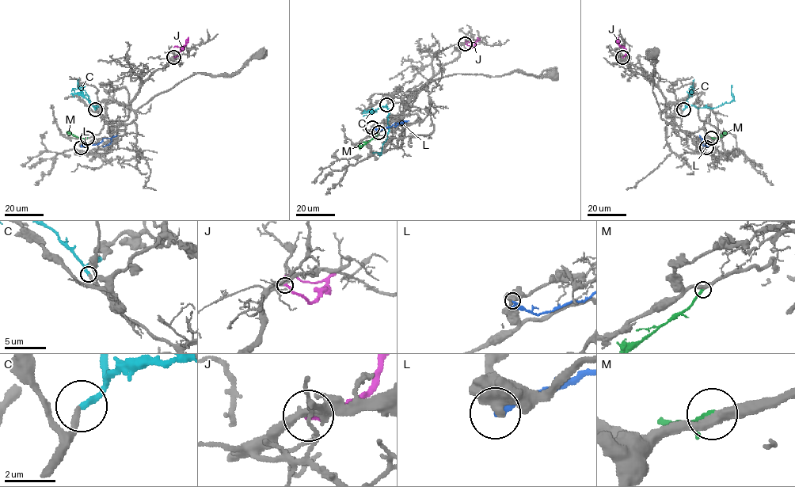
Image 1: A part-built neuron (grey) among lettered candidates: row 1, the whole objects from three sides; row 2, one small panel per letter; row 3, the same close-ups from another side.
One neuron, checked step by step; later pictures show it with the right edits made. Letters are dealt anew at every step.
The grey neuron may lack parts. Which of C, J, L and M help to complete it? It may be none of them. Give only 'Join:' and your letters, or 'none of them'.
Join: C

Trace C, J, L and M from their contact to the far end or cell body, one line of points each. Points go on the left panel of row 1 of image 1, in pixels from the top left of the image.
C: (95, 109), (97, 105), (96, 108), (90, 103), (81, 85)
J: (173, 57), (179, 54), (188, 37)
L: (81, 147), (98, 144), (104, 138), (110, 138), (112, 141), (102, 146)
M: (87, 137), (80, 138), (67, 131)

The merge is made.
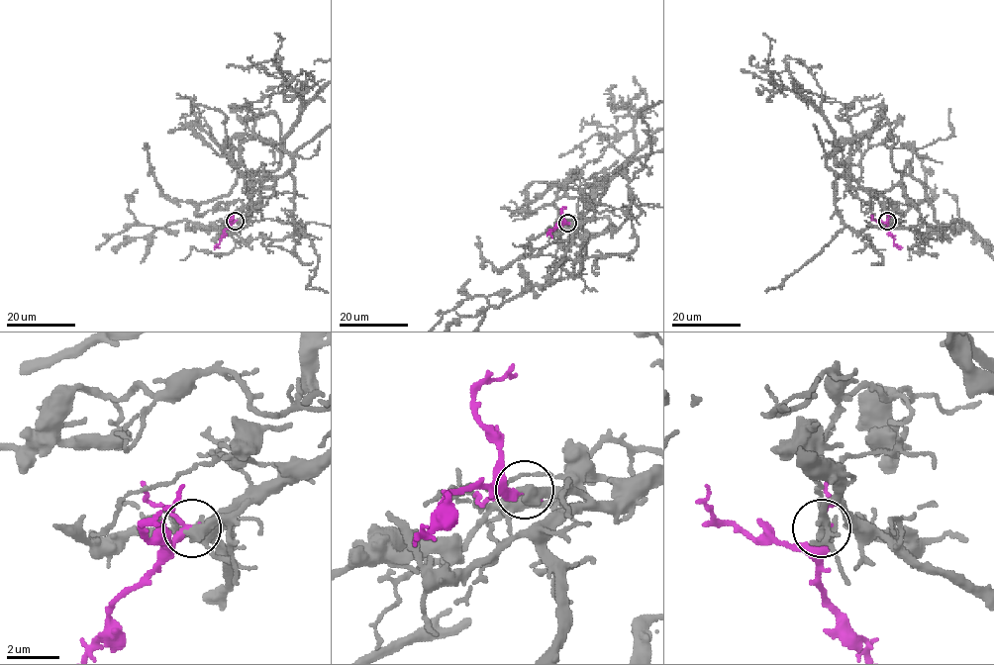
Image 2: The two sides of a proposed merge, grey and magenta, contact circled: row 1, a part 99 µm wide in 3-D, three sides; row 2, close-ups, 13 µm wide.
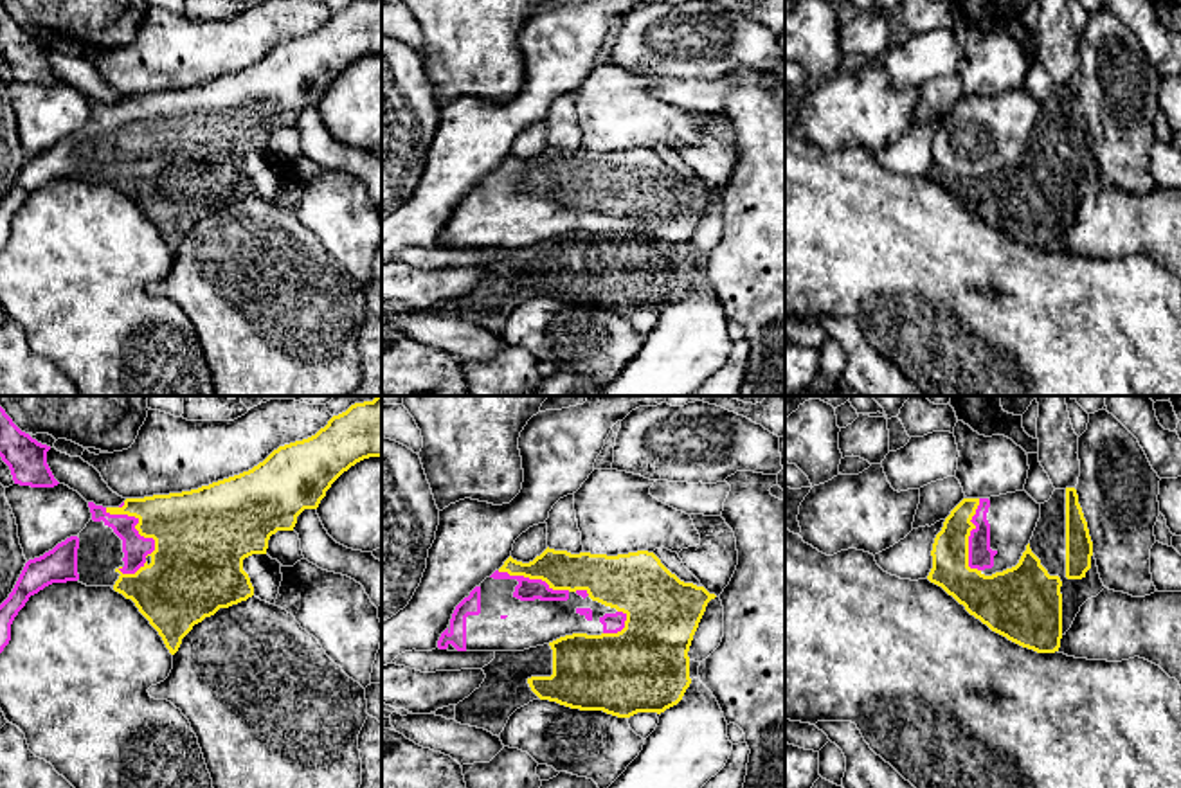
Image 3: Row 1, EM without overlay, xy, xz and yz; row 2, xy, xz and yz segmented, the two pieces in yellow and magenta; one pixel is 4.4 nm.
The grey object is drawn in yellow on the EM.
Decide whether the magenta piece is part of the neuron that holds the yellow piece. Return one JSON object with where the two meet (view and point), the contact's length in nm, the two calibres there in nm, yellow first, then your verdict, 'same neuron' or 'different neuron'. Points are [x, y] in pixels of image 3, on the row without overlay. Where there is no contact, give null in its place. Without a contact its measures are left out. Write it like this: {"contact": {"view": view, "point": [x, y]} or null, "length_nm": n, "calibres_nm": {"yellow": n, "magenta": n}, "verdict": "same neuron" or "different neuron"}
{"contact": {"view": "xy", "point": [139, 119]}, "length_nm": 300, "calibres_nm": {"yellow": 360, "magenta": 120}, "verdict": "same neuron"}

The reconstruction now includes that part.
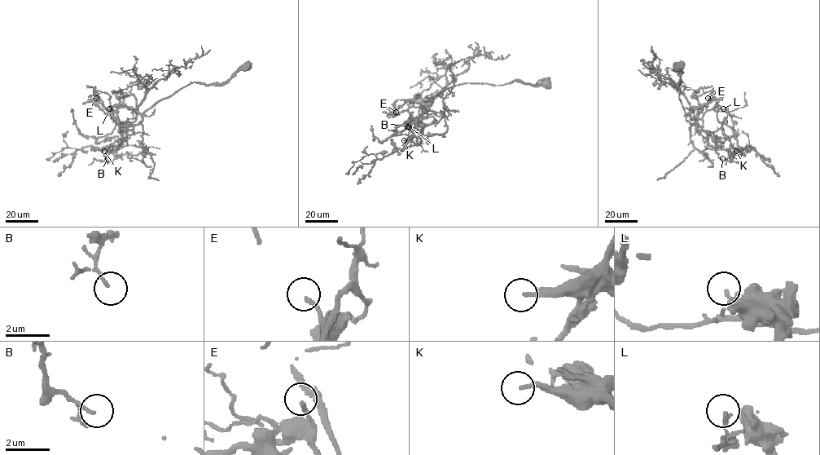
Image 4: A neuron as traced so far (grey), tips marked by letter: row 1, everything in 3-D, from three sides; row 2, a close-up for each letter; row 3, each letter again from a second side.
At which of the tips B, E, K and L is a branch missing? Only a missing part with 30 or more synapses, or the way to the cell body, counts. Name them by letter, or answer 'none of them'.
K

